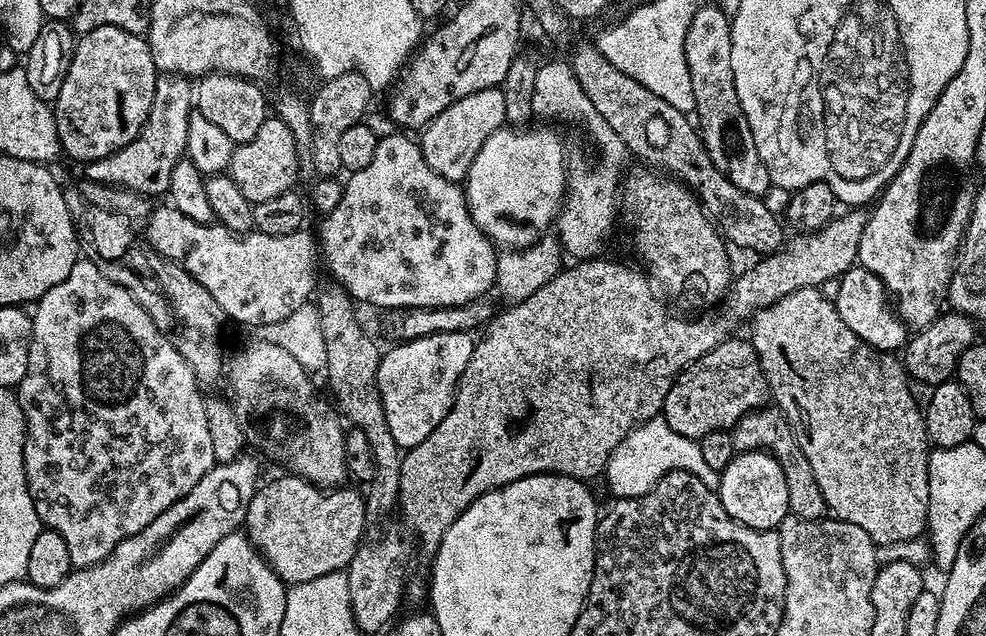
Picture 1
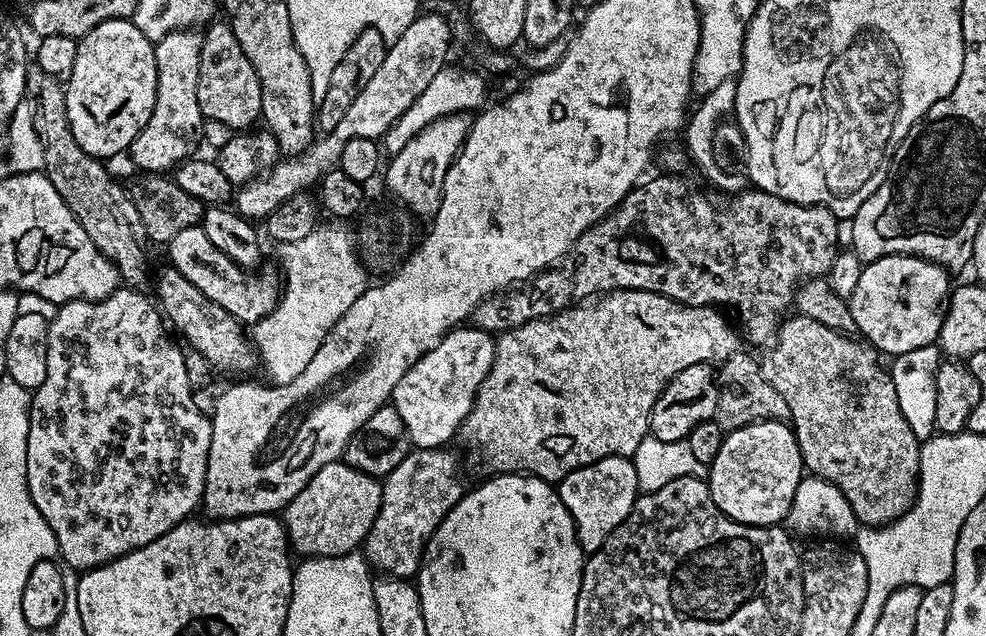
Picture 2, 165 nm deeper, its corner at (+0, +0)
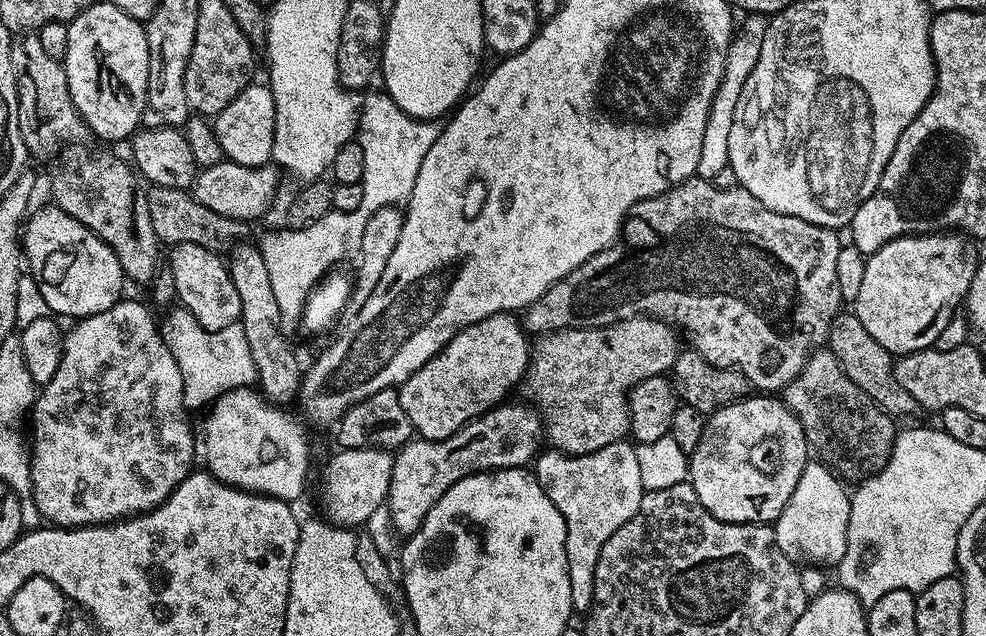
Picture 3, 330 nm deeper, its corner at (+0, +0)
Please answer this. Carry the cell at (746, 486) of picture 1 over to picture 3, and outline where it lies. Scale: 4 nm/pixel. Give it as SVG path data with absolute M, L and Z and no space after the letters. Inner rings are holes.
M749 394L743 400L727 404L725 408L720 408L708 416L706 430L702 430L702 442L698 442L698 450L694 450L690 454L688 480L698 494L698 502L702 502L702 506L706 506L706 510L710 510L710 514L714 514L714 518L725 520L731 524L768 524L775 522L782 514L786 502L790 502L790 494L794 494L794 486L798 486L798 478L802 478L802 470L808 463L810 463L808 440L804 436L798 418L784 404L783 399L772 394Z

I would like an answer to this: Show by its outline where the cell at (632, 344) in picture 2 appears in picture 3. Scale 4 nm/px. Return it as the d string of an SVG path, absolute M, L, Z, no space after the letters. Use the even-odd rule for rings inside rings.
M655 316L626 318L605 328L563 328L537 340L530 348L522 389L538 406L547 443L567 456L621 443L632 431L628 405L632 391L646 378L671 373L682 351L677 329Z

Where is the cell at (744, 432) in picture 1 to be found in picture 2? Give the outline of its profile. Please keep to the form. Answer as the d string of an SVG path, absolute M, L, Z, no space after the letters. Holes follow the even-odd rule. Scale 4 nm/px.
M747 350L730 354L730 358L722 361L716 372L716 389L718 390L718 402L712 419L725 434L754 422L763 420L788 422L792 419L790 406L786 406L786 398L782 398L782 394L778 394L778 390L774 390L770 382L766 382L760 369L760 360L752 357Z

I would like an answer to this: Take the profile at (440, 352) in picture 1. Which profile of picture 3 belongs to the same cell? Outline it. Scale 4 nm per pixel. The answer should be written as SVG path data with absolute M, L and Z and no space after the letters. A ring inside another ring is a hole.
M499 312L466 326L438 355L399 385L402 410L406 410L417 437L450 438L464 424L505 403L504 395L523 381L530 359L530 336L514 317L512 312Z

